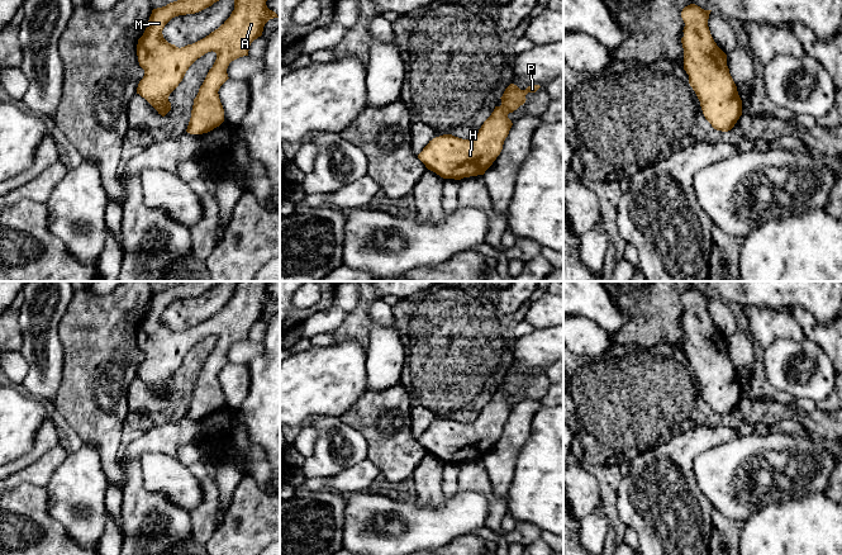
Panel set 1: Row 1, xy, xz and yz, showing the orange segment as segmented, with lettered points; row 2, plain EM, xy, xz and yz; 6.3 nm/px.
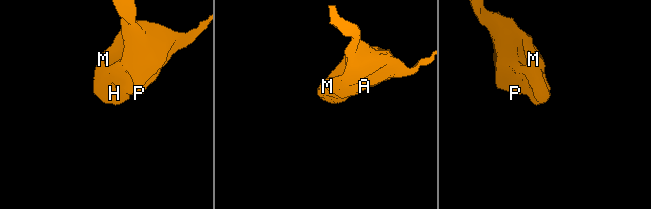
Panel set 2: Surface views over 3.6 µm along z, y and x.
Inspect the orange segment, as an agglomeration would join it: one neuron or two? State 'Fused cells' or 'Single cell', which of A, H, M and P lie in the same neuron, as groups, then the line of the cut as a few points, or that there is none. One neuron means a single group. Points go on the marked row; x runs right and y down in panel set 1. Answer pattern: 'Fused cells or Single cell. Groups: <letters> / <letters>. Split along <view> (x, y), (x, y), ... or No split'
Single cell. Groups: A H M P. No split

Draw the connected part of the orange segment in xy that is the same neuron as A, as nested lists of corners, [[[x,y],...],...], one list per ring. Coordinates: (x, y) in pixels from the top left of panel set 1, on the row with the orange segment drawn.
[[[177,0],[153,9],[137,44],[138,62],[144,70],[137,94],[162,117],[171,110],[168,96],[182,81],[189,67],[205,53],[217,53],[217,60],[194,99],[186,129],[190,134],[208,133],[224,122],[218,91],[229,79],[229,63],[248,56],[251,43],[262,35],[265,24],[279,18],[267,8],[267,0],[234,0],[230,16],[205,38],[181,48],[163,38],[162,30],[172,18],[199,13],[217,1],[219,0]]]

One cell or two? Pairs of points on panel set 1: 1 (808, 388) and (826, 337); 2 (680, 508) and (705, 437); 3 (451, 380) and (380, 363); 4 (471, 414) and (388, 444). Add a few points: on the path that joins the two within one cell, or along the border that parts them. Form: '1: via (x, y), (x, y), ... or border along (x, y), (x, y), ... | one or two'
1: border along (805, 337), (812, 340), (828, 357) | two
2: via (680, 491), (681, 461), (688, 455) | one
3: border along (402, 340), (404, 370), (399, 382) | two
4: border along (412, 404), (410, 432), (417, 440) | two

